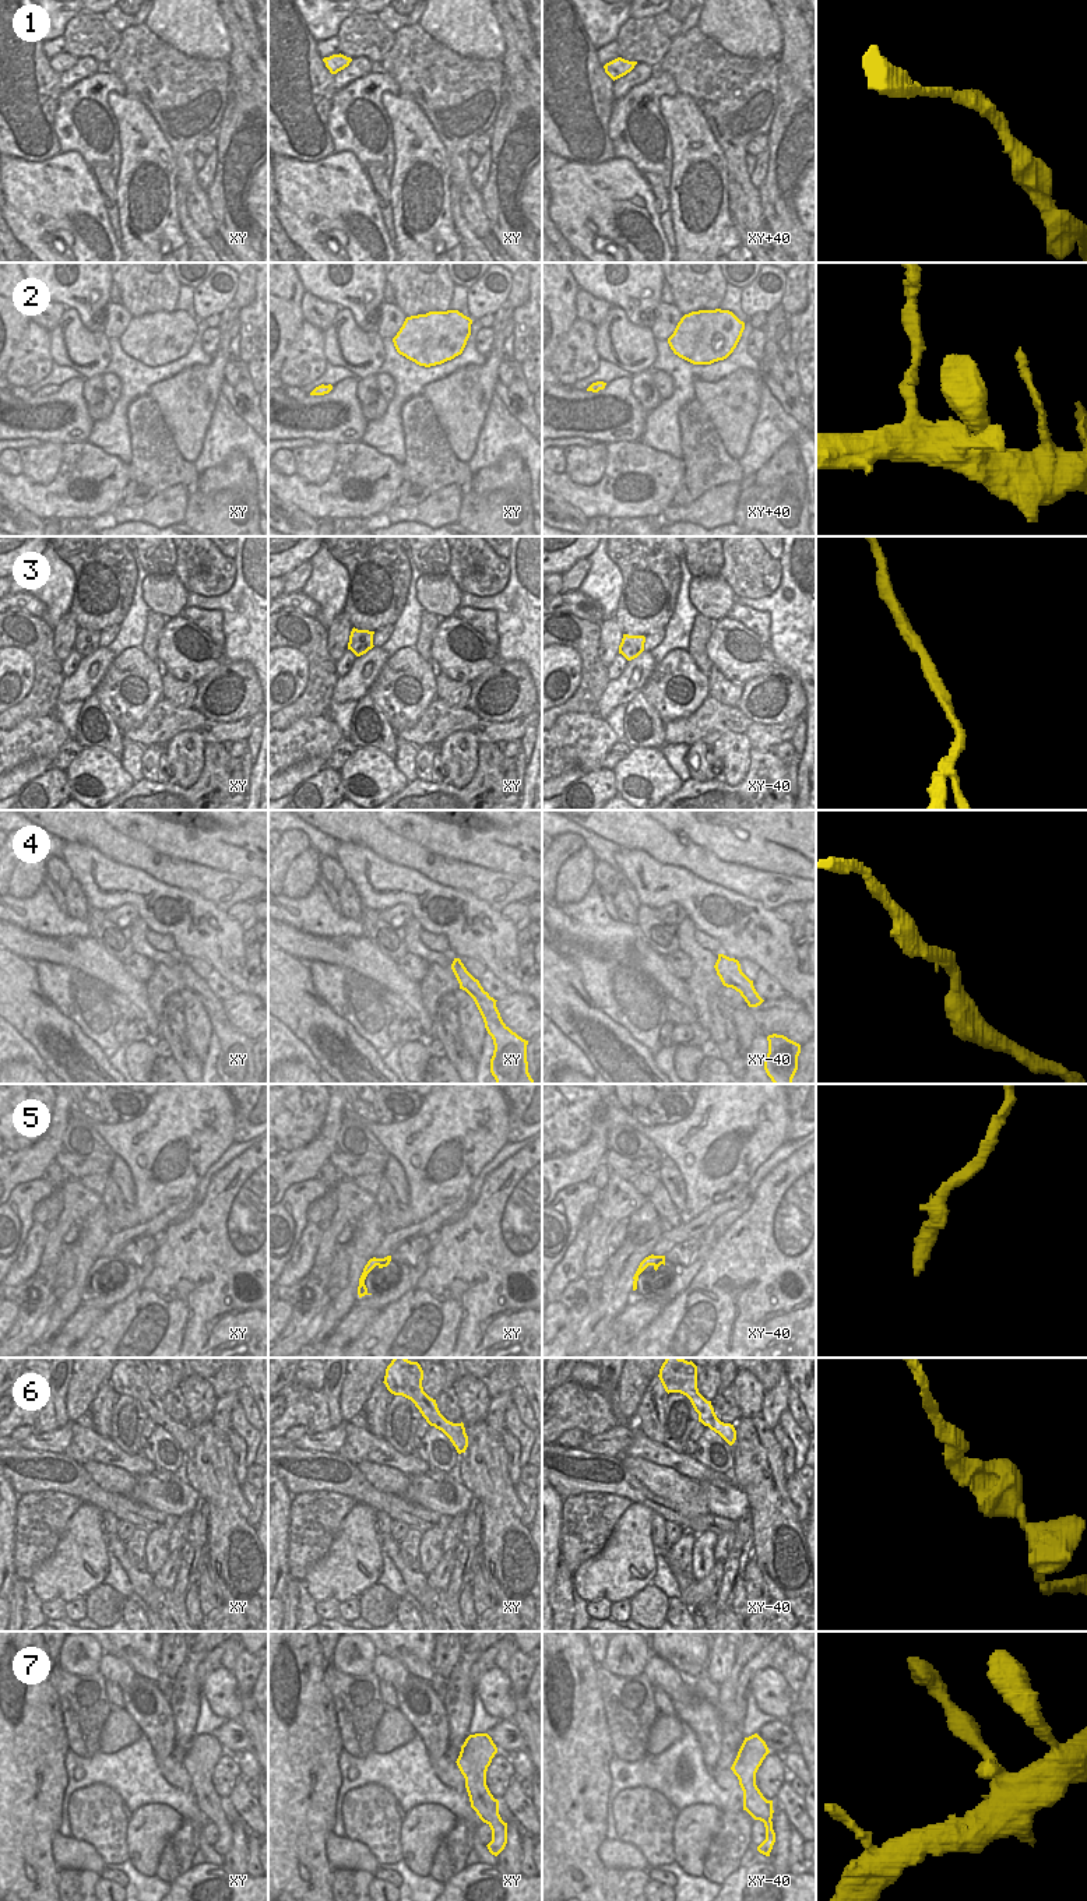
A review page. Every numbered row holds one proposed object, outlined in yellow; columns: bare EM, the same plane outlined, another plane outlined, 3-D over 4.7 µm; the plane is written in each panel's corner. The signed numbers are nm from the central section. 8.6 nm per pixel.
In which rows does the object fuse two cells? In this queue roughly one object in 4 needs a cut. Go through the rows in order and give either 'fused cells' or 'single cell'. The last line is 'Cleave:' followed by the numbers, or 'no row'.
1: single cell
2: fused cells
3: fused cells
4: single cell
5: single cell
6: single cell
7: single cell
Cleave: 2, 3

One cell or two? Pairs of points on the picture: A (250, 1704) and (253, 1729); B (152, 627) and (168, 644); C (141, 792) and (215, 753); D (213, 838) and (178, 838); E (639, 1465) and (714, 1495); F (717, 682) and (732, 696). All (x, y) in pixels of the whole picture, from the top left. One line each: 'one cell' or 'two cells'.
A: one cell
B: two cells
C: one cell
D: one cell
E: two cells
F: one cell

